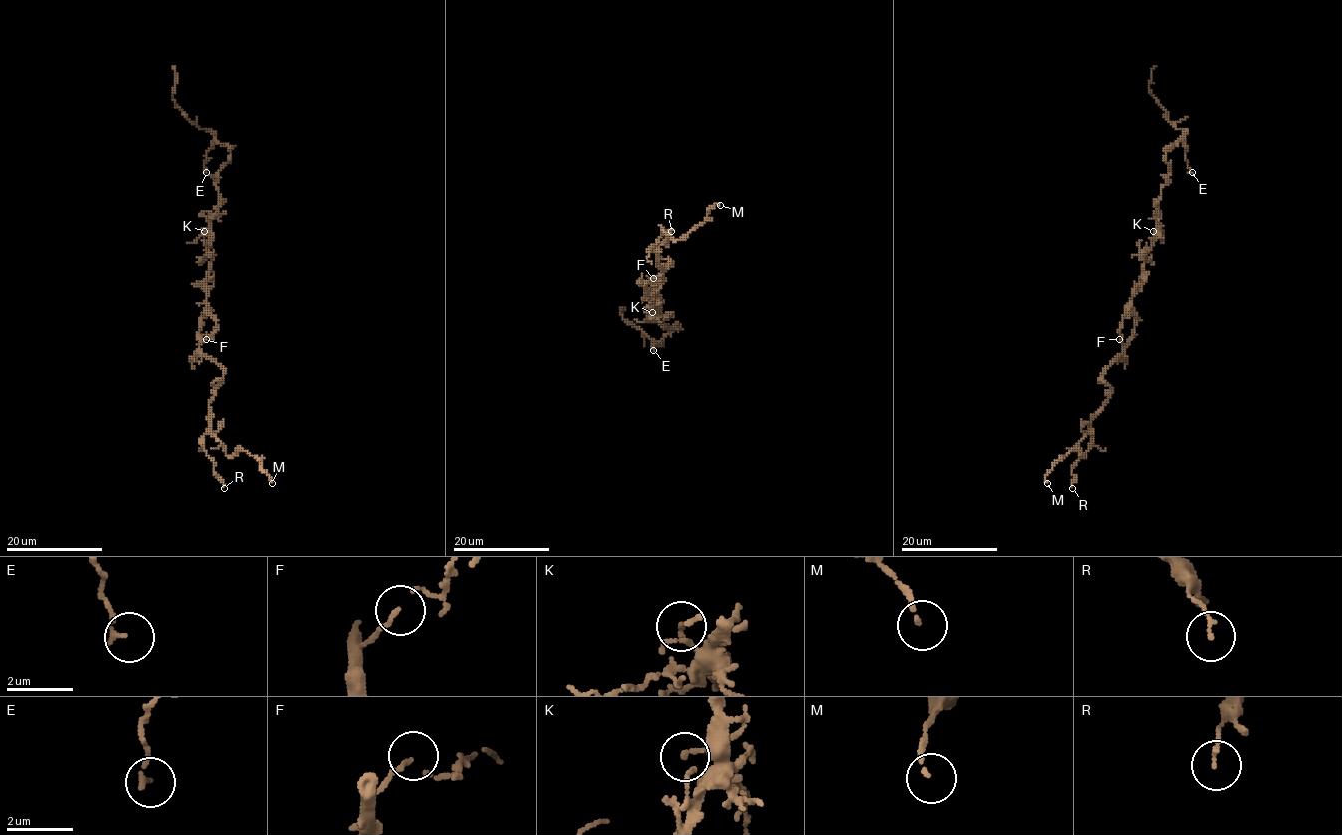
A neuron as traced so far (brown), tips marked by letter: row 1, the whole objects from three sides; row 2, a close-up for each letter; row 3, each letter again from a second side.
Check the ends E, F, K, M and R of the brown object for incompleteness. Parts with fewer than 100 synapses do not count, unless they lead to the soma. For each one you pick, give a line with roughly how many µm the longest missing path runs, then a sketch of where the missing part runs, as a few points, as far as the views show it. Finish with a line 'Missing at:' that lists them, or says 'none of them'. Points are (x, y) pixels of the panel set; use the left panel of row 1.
Missing at: none of them

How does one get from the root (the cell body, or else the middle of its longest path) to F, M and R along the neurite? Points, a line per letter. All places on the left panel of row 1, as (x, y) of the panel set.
F: (206, 289), (200, 344), (206, 339)
M: (206, 289), (200, 350), (224, 370), (209, 404), (209, 432), (229, 457), (240, 450), (254, 456), (272, 483)
R: (206, 289), (200, 350), (224, 370), (224, 380), (209, 404), (209, 431), (201, 445), (224, 488)

